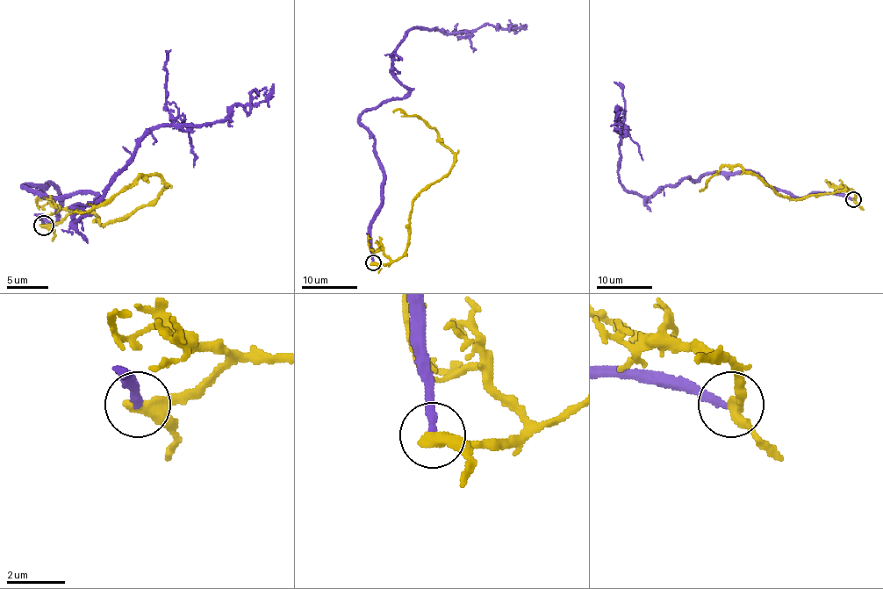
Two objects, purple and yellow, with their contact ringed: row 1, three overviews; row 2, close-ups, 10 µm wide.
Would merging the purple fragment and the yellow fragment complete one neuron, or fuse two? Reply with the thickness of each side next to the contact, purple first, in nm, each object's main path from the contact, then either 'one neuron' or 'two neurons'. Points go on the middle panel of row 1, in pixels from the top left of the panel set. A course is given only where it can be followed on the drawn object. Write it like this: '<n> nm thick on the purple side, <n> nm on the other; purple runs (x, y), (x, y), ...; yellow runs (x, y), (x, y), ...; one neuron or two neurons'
280 nm thick on the purple side, 360 nm on the other; purple runs (373, 262), (370, 220), (383, 169), (359, 117), (408, 92), (392, 62), (397, 45), (412, 28), (527, 26); yellow runs (373, 263), (388, 264), (404, 254), (412, 200), (454, 164), (454, 153), (439, 133), (416, 116), (392, 111); two neurons

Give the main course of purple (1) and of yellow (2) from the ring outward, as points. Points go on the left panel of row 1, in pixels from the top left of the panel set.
1: (44, 225), (59, 193), (23, 185), (96, 196), (75, 220), (154, 129), (221, 120), (273, 83)
2: (44, 225), (75, 212), (103, 225), (125, 220), (165, 183), (142, 175), (109, 200), (73, 210)

